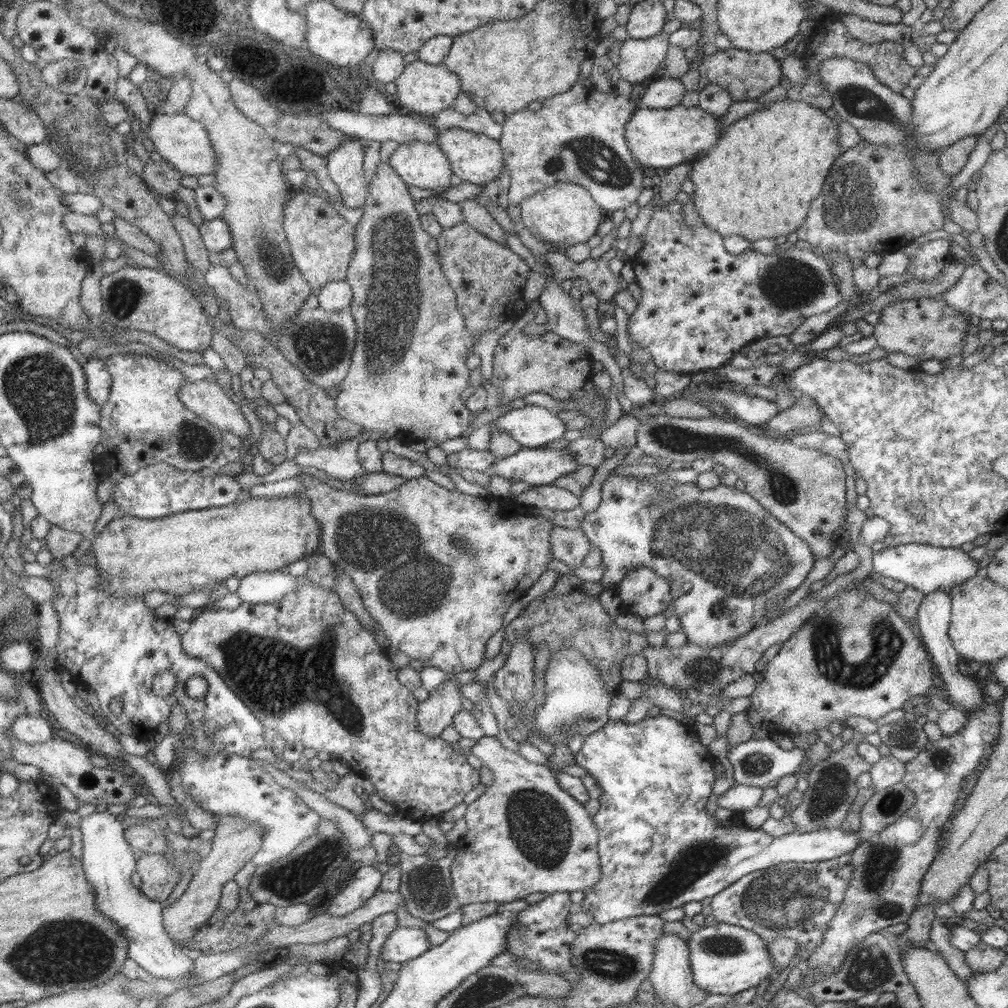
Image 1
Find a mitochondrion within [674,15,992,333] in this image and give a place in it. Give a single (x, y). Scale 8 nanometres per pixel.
(850, 209)

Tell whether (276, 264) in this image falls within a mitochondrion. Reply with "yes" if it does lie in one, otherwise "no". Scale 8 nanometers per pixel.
yes

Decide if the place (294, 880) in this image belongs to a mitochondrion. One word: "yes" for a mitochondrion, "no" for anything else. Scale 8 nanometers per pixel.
yes

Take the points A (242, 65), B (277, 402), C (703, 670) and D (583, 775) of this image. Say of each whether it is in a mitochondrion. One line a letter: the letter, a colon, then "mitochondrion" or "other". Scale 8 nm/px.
A: other
B: other
C: mitochondrion
D: other

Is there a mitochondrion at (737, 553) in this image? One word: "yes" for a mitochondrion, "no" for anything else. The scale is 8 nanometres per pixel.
yes

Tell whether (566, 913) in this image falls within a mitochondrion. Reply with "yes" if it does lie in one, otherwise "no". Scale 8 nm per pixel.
no

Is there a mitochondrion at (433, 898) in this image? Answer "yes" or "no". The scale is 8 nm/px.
yes

